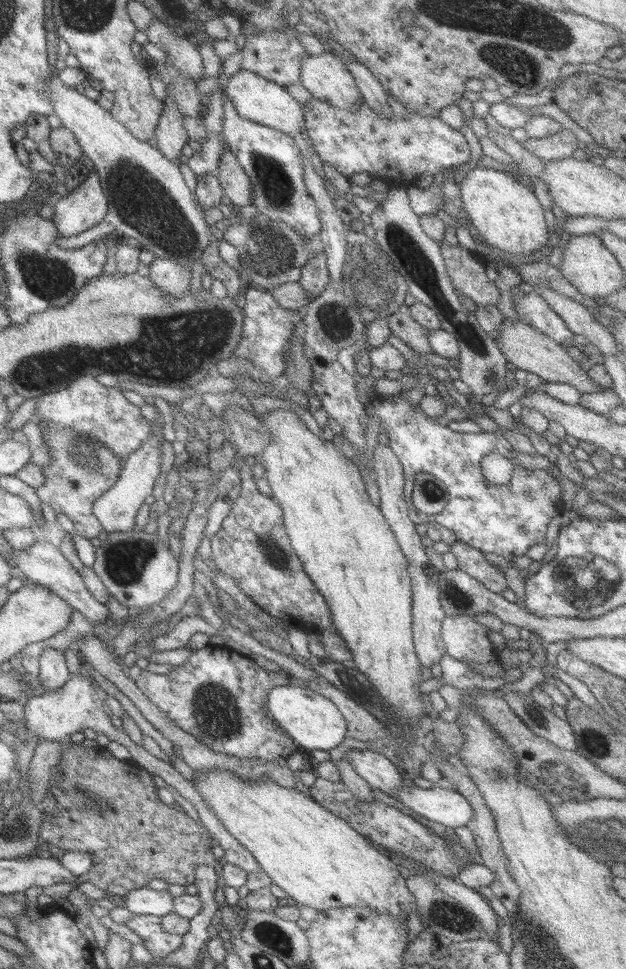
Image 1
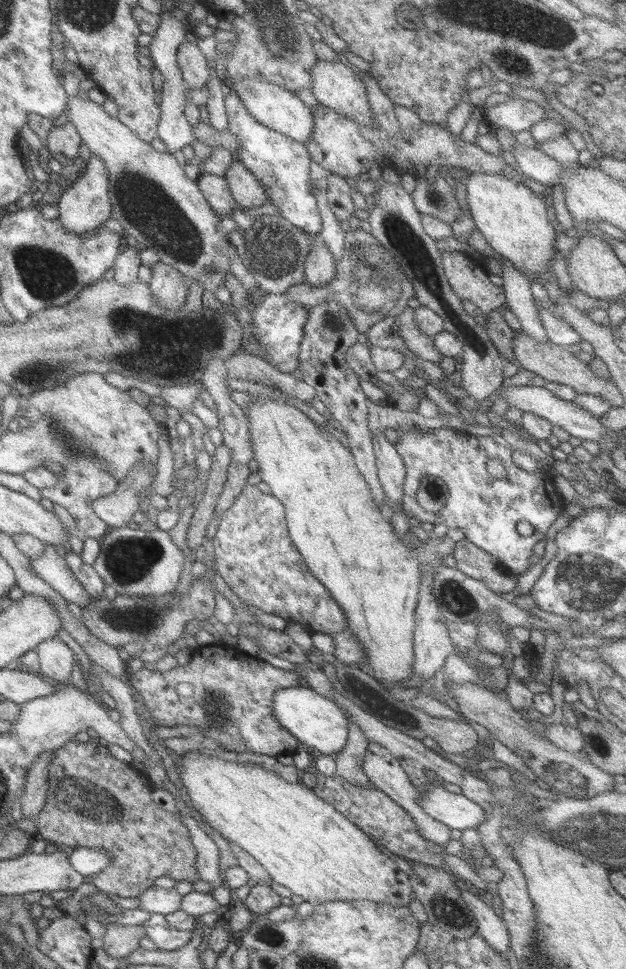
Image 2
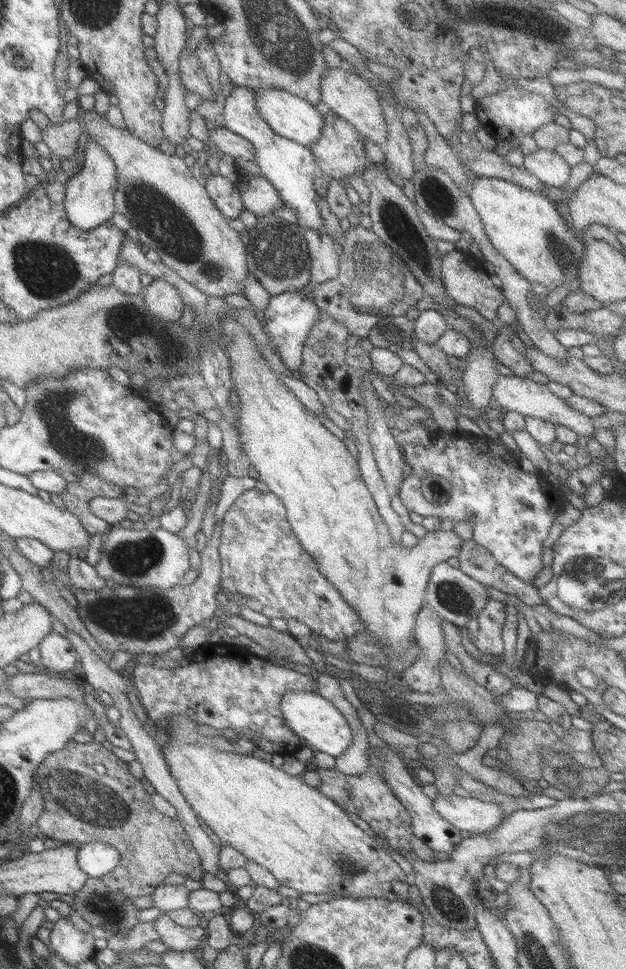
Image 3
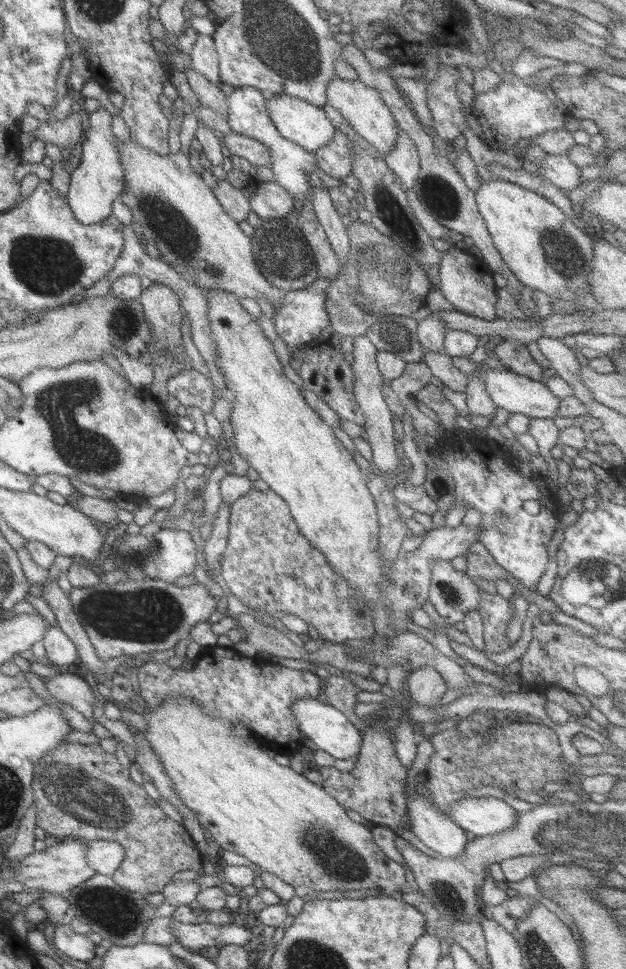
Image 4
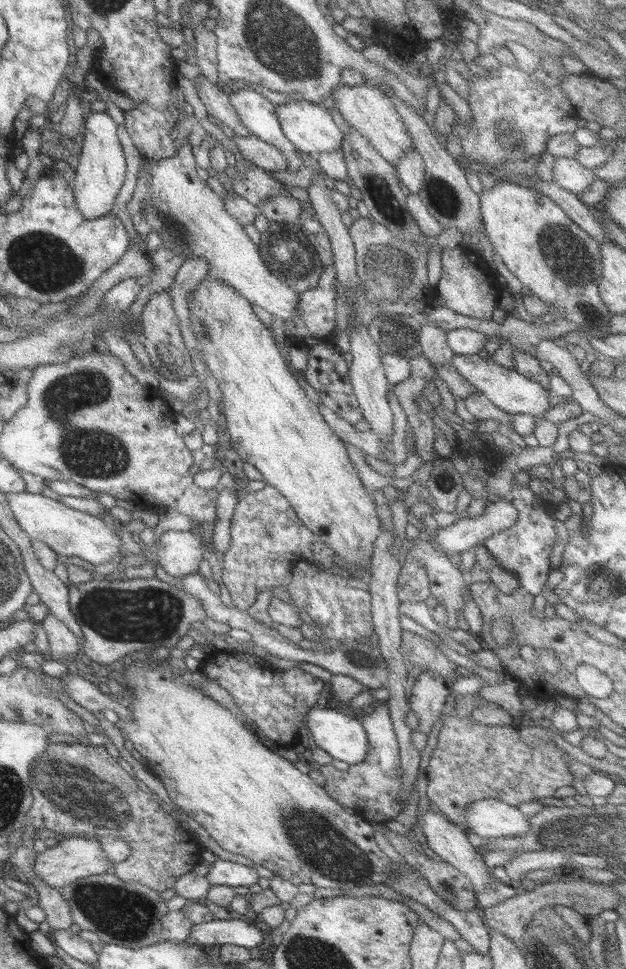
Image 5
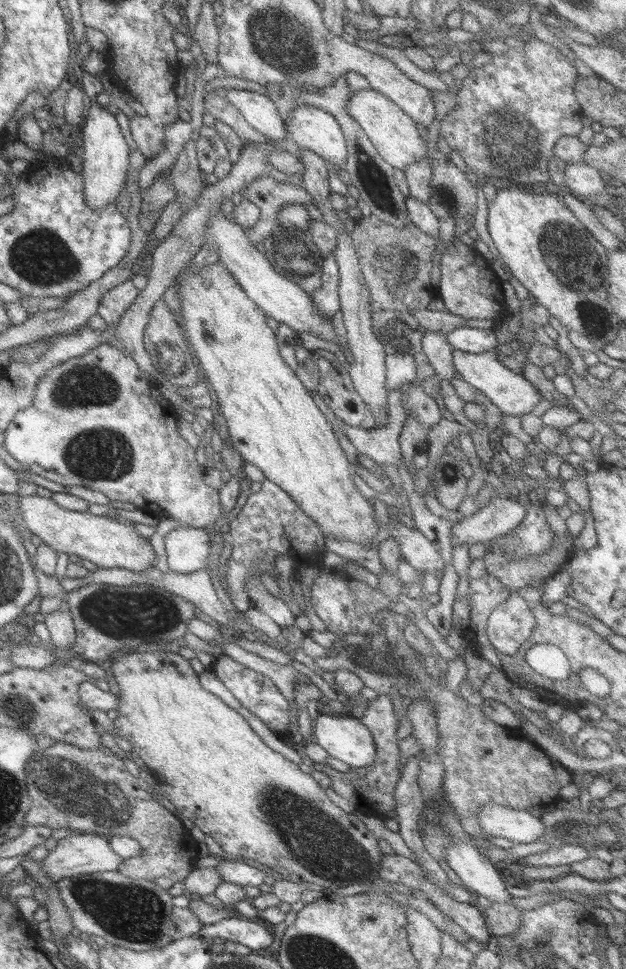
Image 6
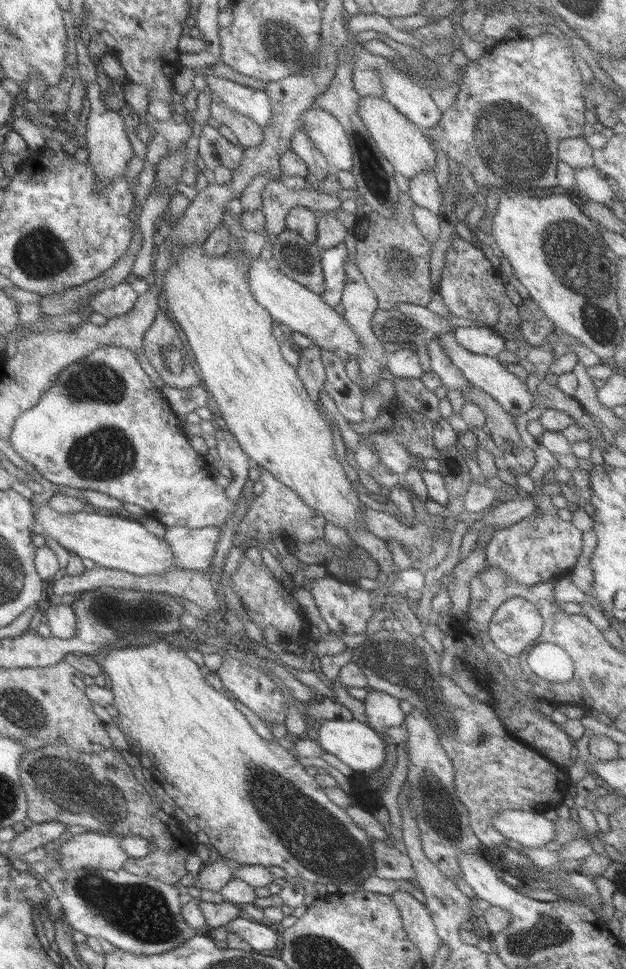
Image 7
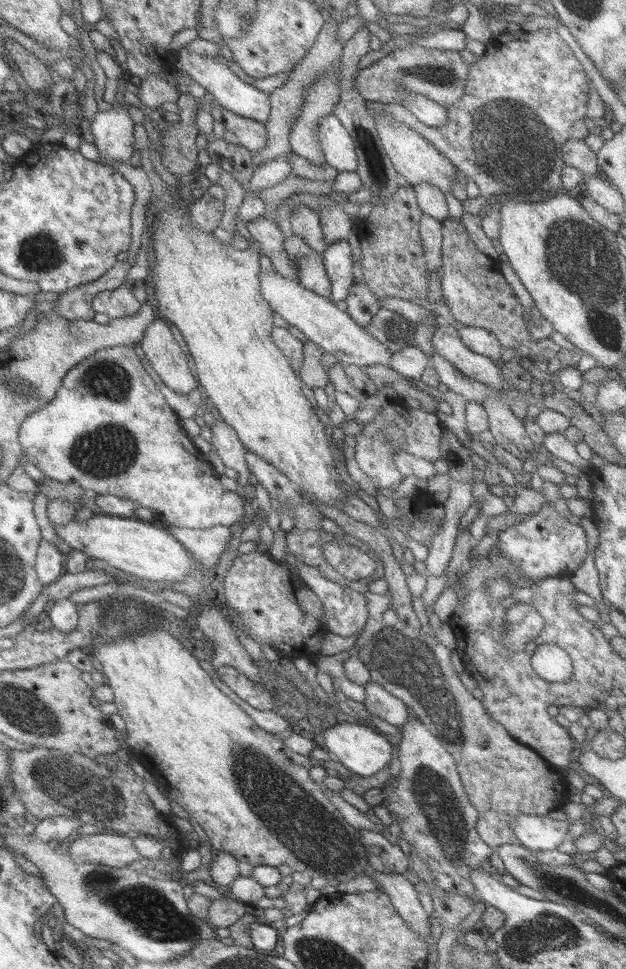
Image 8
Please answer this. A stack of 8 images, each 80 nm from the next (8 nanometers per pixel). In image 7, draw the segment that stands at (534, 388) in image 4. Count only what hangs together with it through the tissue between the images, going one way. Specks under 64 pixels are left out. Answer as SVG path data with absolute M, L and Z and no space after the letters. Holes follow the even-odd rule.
M452 331L434 336L434 341L443 349L446 357L453 363L453 366L463 375L463 378L468 383L471 383L473 388L482 390L485 394L491 396L497 401L503 410L512 417L523 414L530 409L531 400L533 397L527 391L525 383L521 382L513 373L509 373L505 366L501 365L497 358L473 354L459 346L454 340Z

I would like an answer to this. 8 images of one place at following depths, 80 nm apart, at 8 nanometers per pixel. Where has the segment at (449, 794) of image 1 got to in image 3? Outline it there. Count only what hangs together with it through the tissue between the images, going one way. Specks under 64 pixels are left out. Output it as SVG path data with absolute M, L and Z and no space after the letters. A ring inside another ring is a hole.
M439 793L432 800L432 809L439 813L441 818L444 818L447 822L450 822L457 830L461 832L469 832L470 835L478 835L501 824L504 820L504 810L495 803L481 802L475 797L467 796L464 793L459 795L447 795L441 796Z

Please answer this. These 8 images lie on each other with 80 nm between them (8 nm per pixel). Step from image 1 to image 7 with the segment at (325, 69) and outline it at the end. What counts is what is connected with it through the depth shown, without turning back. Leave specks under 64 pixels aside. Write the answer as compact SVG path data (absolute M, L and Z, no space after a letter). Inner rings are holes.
M359 98L357 112L366 126L368 133L378 146L383 158L392 167L395 174L411 179L417 173L432 173L435 167L435 152L429 145L422 129L416 127L391 104L381 98Z

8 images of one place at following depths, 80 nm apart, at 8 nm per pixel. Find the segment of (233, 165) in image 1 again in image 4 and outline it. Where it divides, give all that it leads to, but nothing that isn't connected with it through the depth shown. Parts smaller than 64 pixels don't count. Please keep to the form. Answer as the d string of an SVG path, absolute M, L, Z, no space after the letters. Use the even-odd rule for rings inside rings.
M259 181L258 186L254 186L254 193L248 197L248 203L260 219L285 218L290 210L297 208L285 189L270 181Z

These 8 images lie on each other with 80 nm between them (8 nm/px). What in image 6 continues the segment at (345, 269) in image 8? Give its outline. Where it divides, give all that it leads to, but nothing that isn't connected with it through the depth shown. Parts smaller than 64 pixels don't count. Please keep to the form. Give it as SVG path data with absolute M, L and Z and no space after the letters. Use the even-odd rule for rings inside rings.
M332 252L322 257L320 267L321 286L310 293L309 302L313 304L313 310L317 310L317 314L330 322L332 316L339 310L338 266Z

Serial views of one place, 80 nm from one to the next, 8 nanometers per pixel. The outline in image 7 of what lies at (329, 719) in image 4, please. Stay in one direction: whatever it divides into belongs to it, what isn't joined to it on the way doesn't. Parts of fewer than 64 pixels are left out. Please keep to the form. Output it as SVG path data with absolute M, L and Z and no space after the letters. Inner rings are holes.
M353 718L351 720L320 721L317 742L319 742L322 752L340 760L353 773L376 770L380 768L385 759L385 744L382 738L371 727Z

